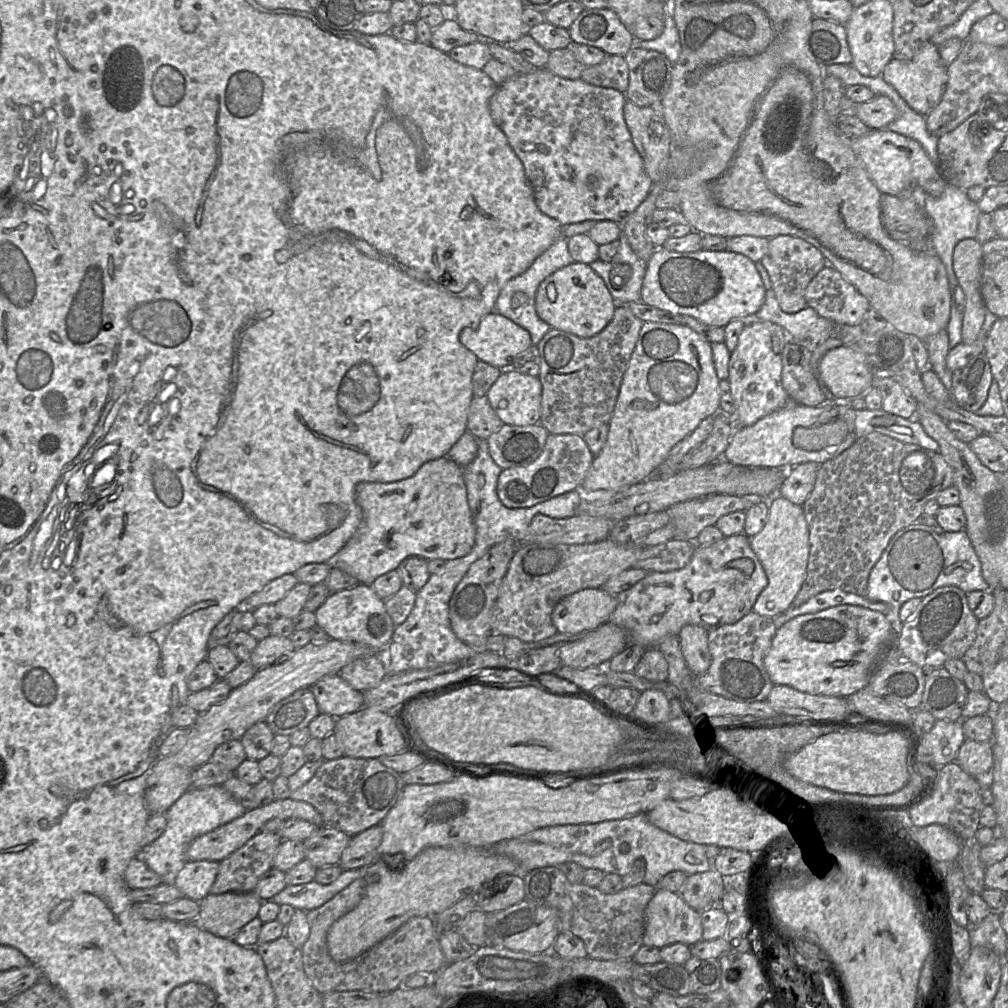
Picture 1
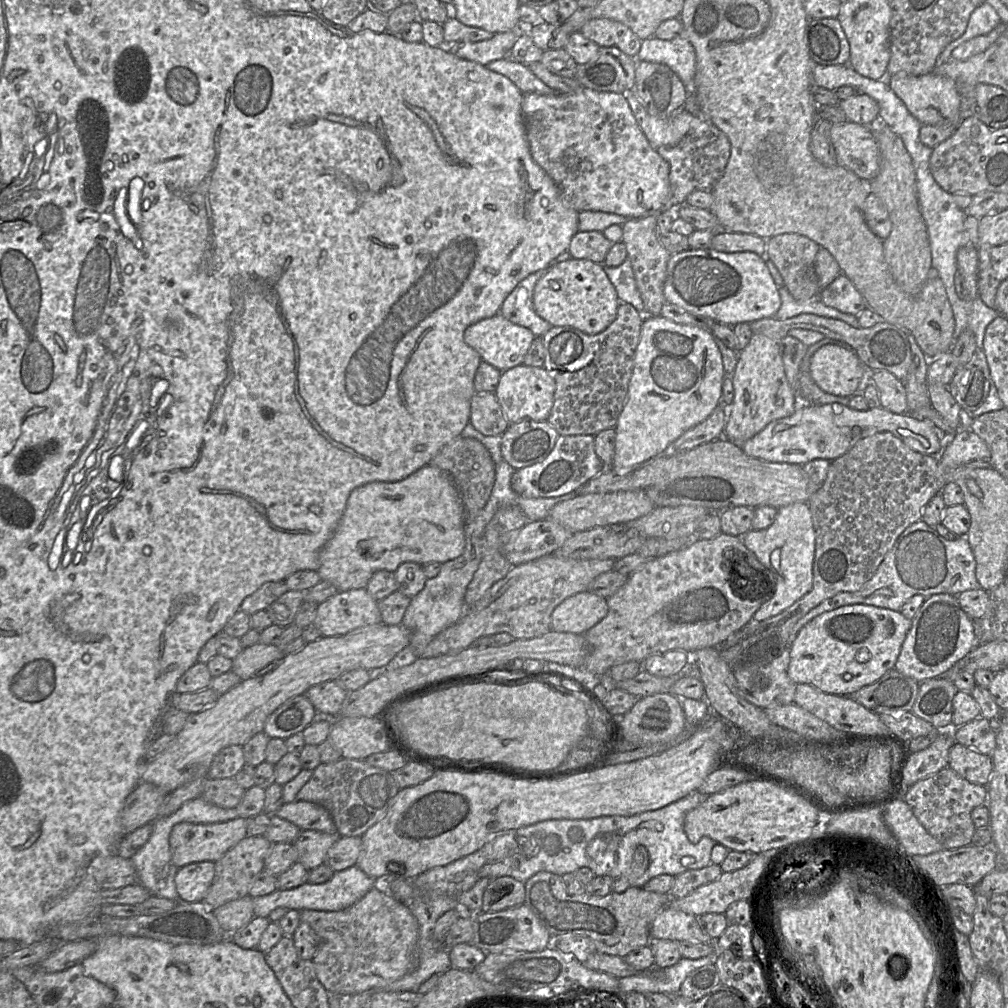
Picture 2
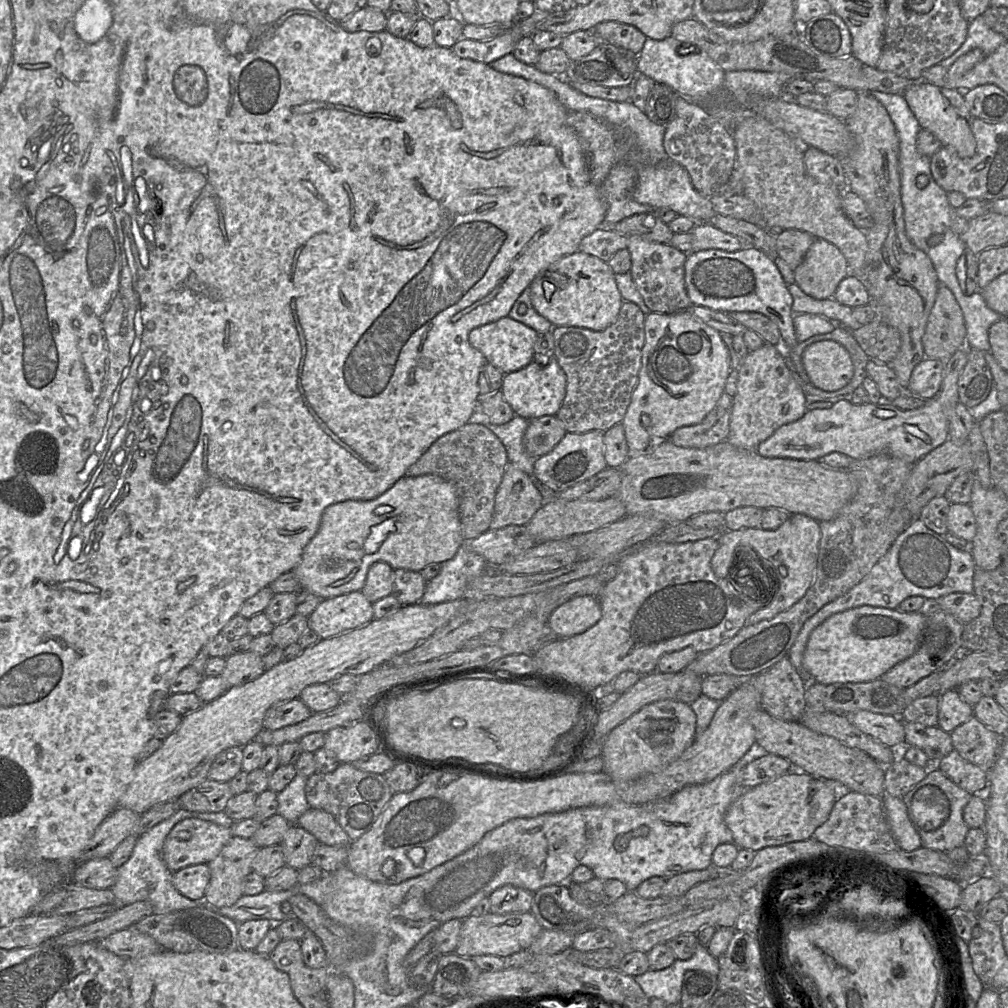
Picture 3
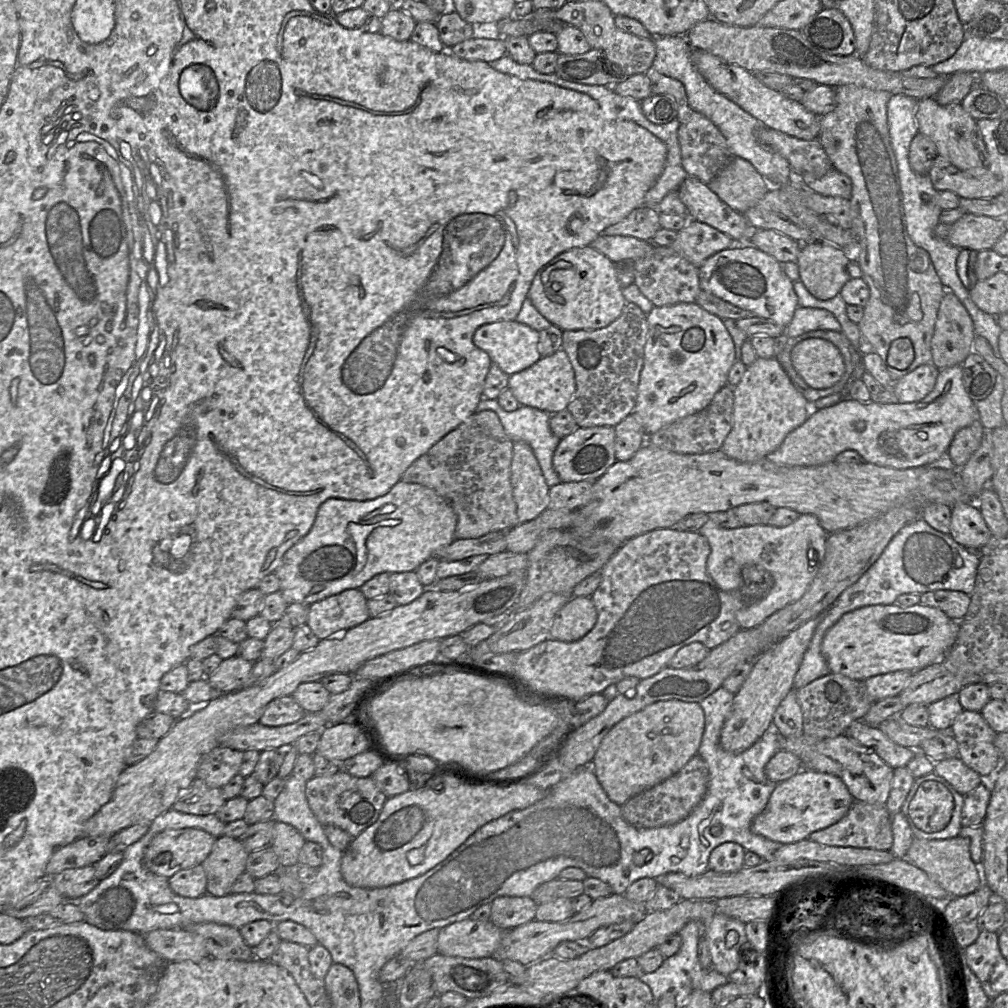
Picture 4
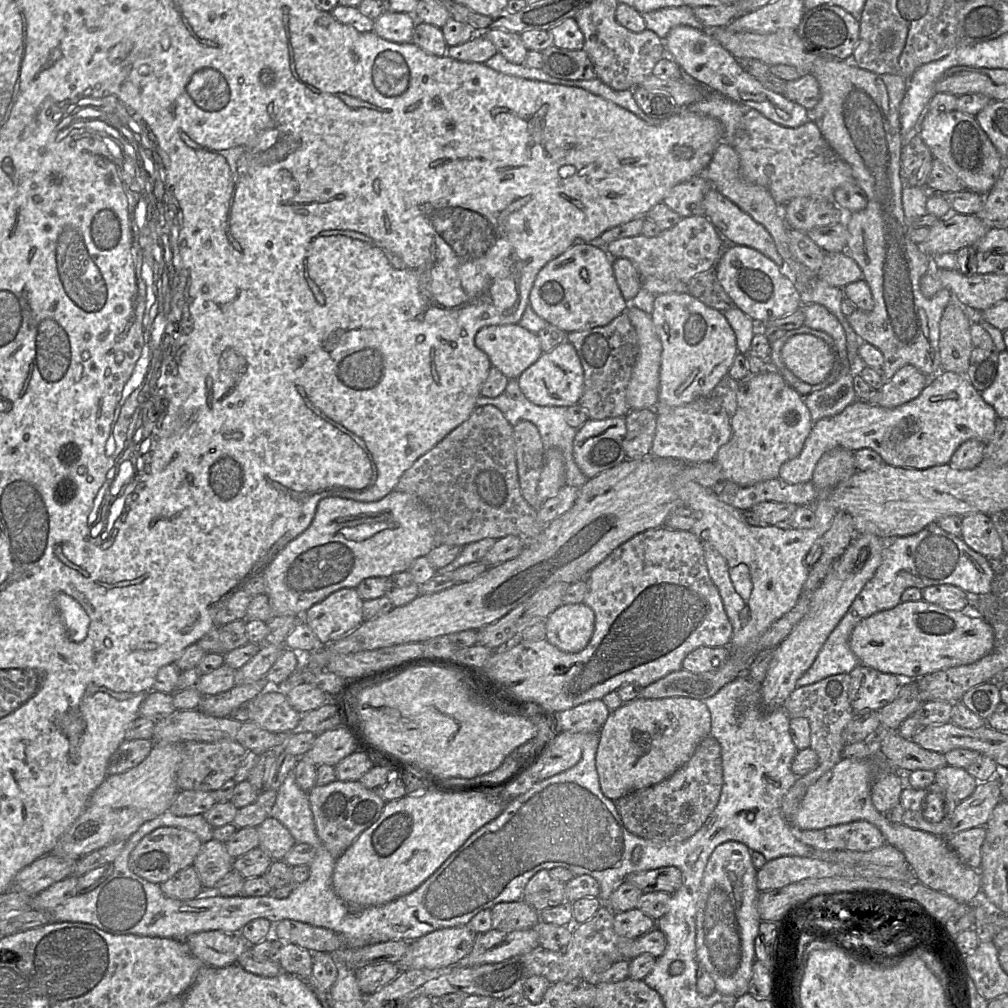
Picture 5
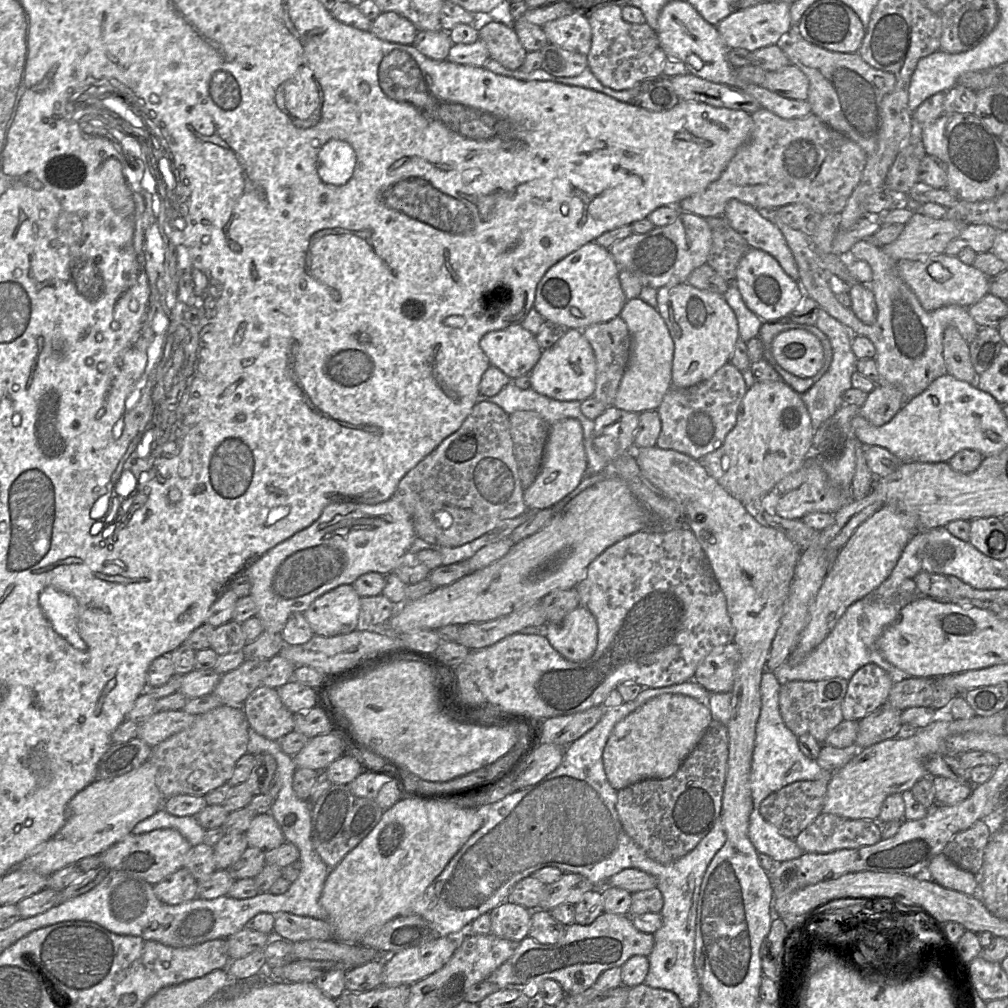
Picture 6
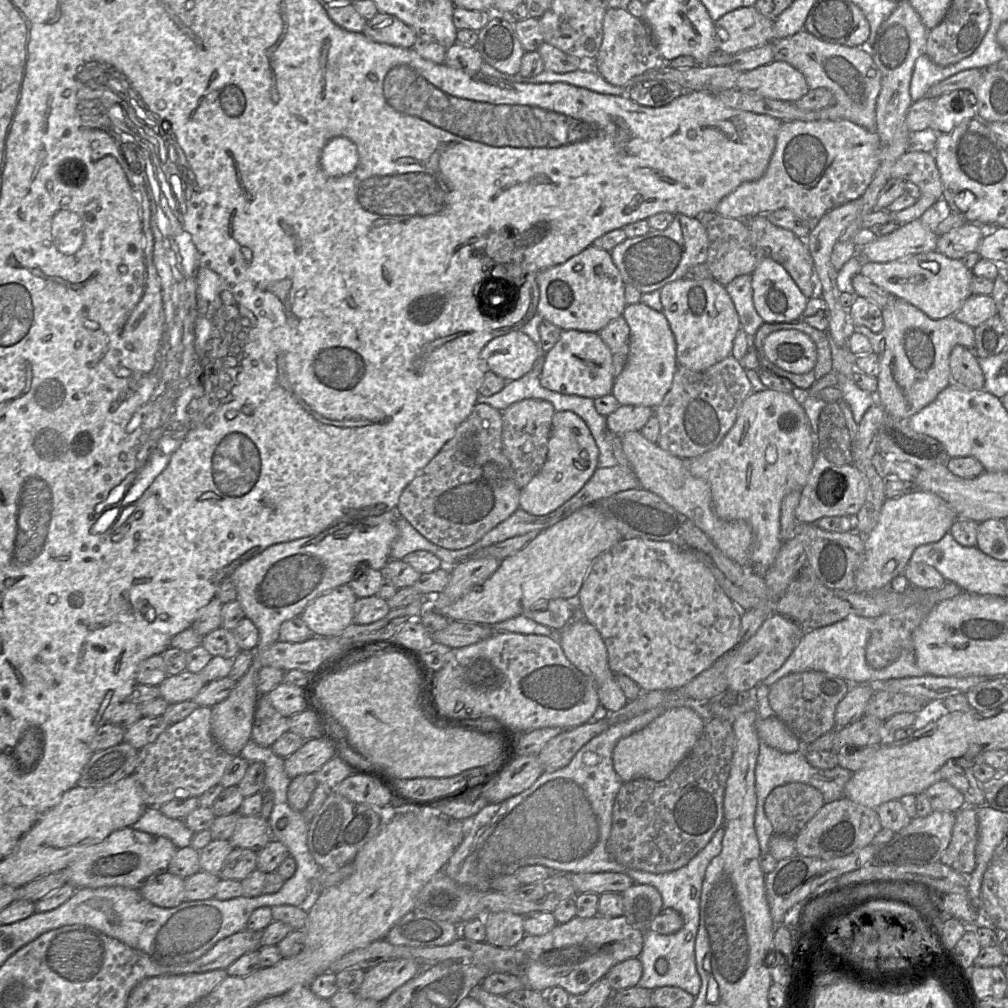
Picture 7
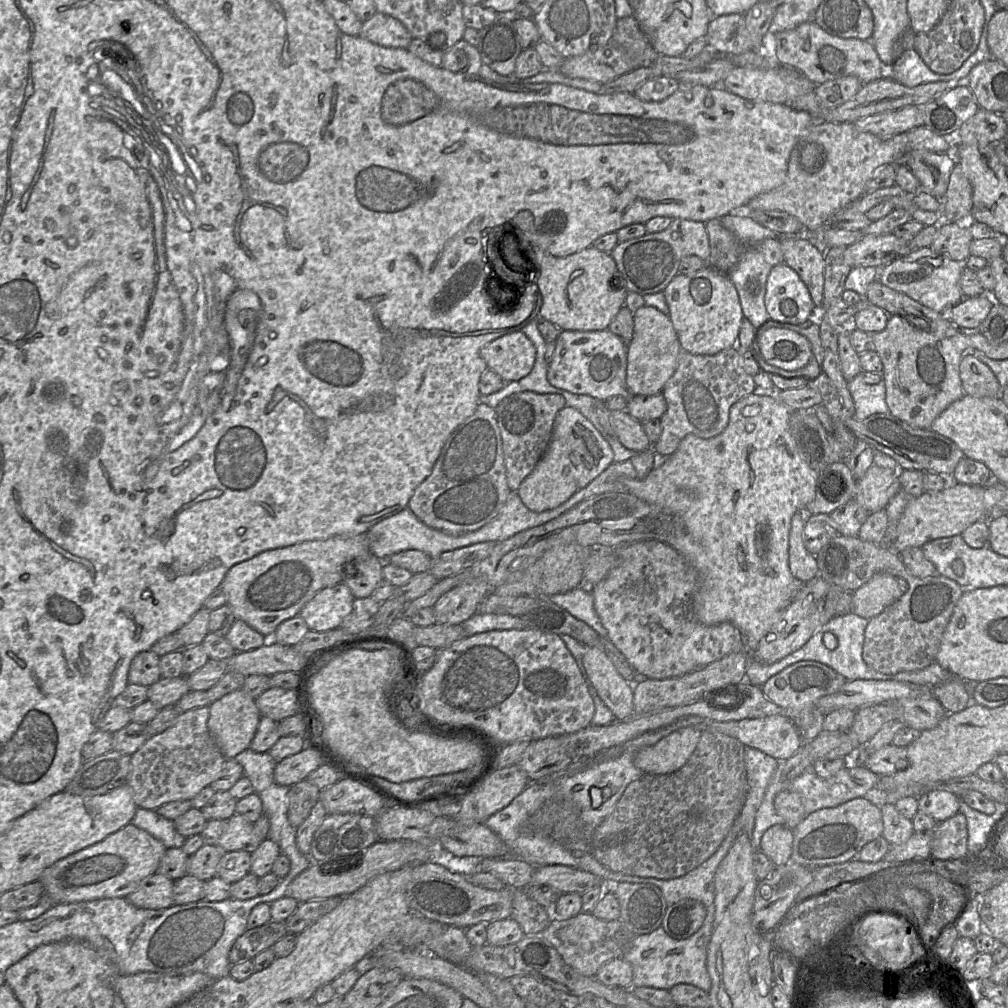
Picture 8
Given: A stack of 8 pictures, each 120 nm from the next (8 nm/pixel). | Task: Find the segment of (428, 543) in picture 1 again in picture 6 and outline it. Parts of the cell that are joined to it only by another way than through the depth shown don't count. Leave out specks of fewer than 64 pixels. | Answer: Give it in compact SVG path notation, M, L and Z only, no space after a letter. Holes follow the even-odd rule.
M395 498L378 504L331 503L310 526L277 544L245 570L243 574L248 576L251 583L250 596L257 607L255 616L259 618L264 631L282 633L291 615L303 614L323 594L340 585L353 584L358 577L368 572L382 575L392 573L415 538L412 519Z

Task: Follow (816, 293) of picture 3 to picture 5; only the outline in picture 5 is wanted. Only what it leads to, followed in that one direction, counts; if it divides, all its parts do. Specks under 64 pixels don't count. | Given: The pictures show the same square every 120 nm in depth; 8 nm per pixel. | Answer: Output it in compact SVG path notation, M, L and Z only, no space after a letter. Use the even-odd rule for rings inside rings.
M825 252L823 263L816 277L833 287L846 285L863 278L863 272L856 261L845 252Z

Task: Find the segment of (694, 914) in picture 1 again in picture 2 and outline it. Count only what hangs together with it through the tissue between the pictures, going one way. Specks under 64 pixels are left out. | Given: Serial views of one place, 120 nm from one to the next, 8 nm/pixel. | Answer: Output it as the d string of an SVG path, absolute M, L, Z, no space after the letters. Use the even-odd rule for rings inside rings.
M670 907L663 908L651 925L651 938L712 943L714 940L699 925L698 916Z

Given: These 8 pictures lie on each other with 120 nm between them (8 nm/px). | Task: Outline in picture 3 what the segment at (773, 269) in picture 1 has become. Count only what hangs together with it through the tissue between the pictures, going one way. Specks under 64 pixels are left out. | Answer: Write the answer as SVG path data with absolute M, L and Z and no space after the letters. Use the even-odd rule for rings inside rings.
M784 230L776 235L777 257L795 271L815 239L818 238L805 231Z

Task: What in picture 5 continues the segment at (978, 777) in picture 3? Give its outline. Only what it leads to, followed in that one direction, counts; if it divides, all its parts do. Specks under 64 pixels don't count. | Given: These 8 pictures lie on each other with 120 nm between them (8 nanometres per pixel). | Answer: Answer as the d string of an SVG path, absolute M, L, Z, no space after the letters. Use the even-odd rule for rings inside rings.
M951 765L935 771L935 782L950 792L957 803L969 797L978 784L978 780L971 776L966 769Z

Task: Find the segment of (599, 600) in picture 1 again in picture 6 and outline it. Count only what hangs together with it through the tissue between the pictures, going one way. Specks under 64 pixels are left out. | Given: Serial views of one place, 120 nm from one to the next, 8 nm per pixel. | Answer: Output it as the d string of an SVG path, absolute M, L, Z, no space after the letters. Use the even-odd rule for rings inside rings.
M579 605L561 621L547 622L547 639L564 658L584 662L597 647L597 620L588 609Z

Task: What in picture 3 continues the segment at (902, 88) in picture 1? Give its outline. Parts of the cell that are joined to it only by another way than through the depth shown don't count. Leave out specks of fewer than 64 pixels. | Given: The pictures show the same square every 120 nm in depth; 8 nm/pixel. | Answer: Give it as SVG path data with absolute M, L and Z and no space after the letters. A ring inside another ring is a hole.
M921 80L909 87L903 97L921 128L933 133L942 146L954 148L961 158L969 158L975 154L976 140L970 126L972 116L965 103L963 91L938 87Z

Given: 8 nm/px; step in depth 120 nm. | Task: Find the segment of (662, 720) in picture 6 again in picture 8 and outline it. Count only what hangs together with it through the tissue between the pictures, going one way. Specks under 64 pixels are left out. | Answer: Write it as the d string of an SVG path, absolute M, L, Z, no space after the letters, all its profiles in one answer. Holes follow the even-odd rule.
M689 726L676 730L656 744L637 751L634 765L643 773L671 774L682 768L694 753L702 728Z

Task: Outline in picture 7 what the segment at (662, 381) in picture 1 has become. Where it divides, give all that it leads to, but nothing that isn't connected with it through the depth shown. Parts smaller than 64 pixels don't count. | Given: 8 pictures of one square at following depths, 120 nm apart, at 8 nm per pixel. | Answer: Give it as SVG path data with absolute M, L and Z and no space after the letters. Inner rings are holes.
M679 279L660 290L662 313L676 341L677 364L692 371L704 371L728 357L740 329L739 316L725 286L714 279Z

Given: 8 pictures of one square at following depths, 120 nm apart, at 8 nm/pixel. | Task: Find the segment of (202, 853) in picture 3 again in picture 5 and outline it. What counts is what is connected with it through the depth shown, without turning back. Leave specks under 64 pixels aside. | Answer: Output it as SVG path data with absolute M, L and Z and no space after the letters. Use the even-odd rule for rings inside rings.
M159 827L139 841L130 854L129 867L138 876L152 883L161 884L178 871L193 865L202 844L192 831L178 827Z

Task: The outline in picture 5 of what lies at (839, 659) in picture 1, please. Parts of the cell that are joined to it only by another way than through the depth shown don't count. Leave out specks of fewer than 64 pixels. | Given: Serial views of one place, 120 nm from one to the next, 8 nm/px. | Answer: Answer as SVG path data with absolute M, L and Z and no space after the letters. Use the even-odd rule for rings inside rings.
M924 600L901 602L896 607L875 613L853 629L850 648L859 665L871 667L898 677L920 678L927 674L956 666L972 664L989 654L994 647L993 628L982 617L970 617L962 611L941 608Z

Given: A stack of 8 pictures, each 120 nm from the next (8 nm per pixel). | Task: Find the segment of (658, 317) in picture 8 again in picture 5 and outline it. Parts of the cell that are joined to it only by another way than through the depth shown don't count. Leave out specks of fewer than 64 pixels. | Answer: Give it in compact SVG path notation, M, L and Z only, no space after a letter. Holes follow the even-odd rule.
M631 305L626 310L639 343L636 363L626 389L630 409L655 409L659 401L662 343L651 314Z

